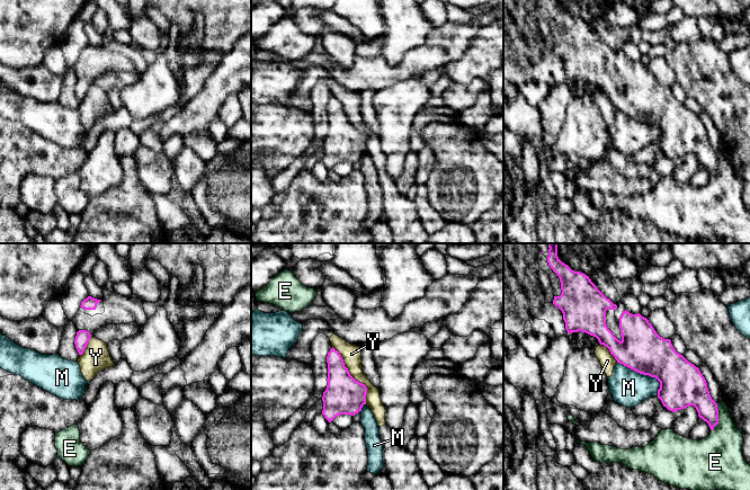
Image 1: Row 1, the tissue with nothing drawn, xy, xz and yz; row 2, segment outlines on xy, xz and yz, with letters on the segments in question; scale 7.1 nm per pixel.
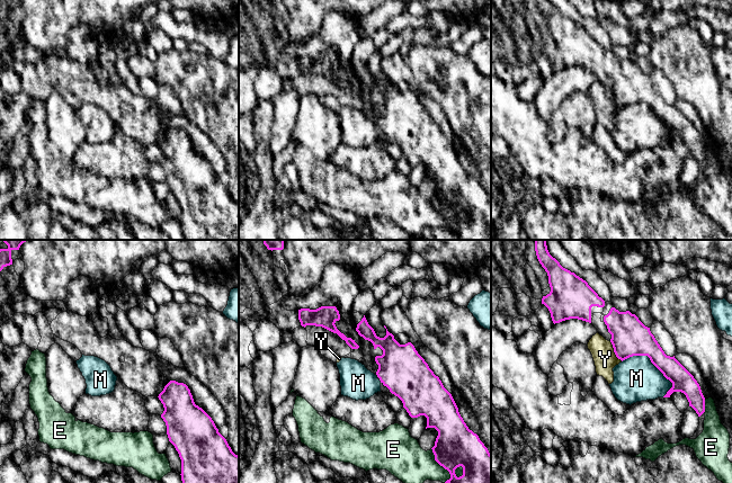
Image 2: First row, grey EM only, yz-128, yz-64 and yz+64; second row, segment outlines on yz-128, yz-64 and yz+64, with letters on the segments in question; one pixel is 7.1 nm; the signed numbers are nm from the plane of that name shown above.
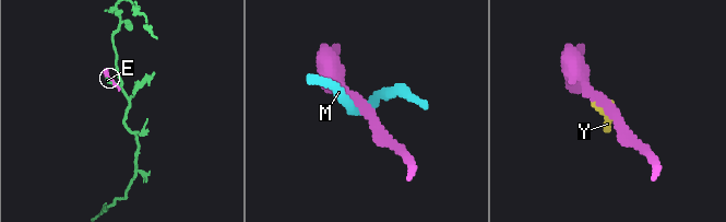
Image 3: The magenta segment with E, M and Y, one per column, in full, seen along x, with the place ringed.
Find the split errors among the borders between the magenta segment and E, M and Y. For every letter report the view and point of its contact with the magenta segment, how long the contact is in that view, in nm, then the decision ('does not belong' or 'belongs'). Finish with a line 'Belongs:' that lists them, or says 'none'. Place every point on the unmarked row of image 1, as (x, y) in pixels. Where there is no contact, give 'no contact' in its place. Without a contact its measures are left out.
E: yz (717, 165) | 200 nm | does not belong
M: yz (645, 122) | 380 nm | does not belong
Y: xz (351, 124) | 480 nm | does not belong
Belongs: none

